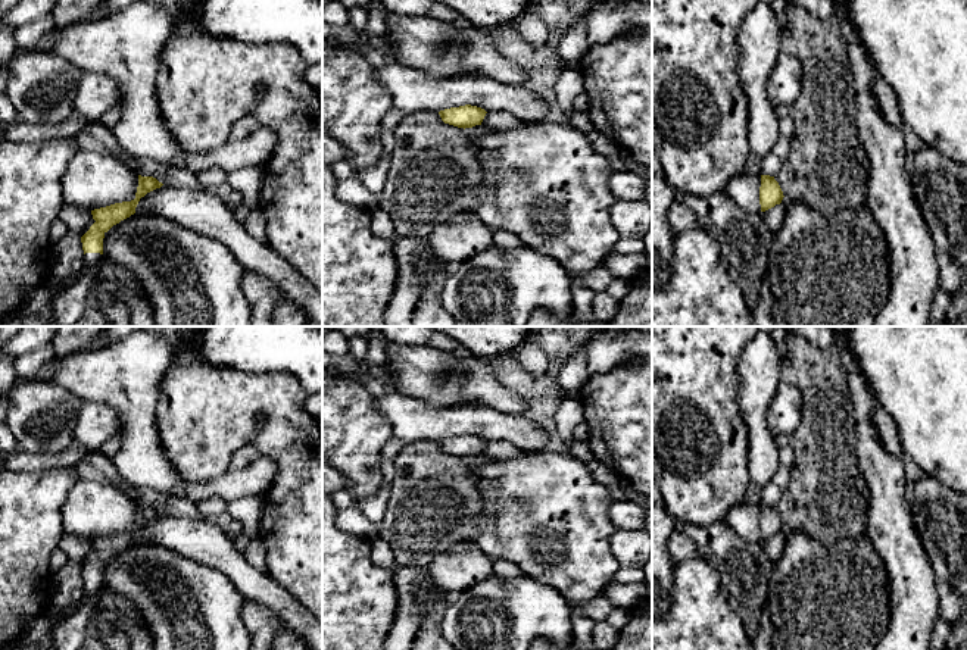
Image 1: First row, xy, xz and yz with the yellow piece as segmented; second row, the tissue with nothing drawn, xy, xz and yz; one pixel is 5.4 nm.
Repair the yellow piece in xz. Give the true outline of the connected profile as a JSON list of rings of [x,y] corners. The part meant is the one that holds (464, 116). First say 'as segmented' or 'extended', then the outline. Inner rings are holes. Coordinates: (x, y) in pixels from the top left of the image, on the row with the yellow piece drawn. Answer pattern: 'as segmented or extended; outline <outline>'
as segmented; outline [[[471,104],[450,107],[439,112],[444,124],[464,129],[481,125],[486,113],[487,112],[484,109]]]

